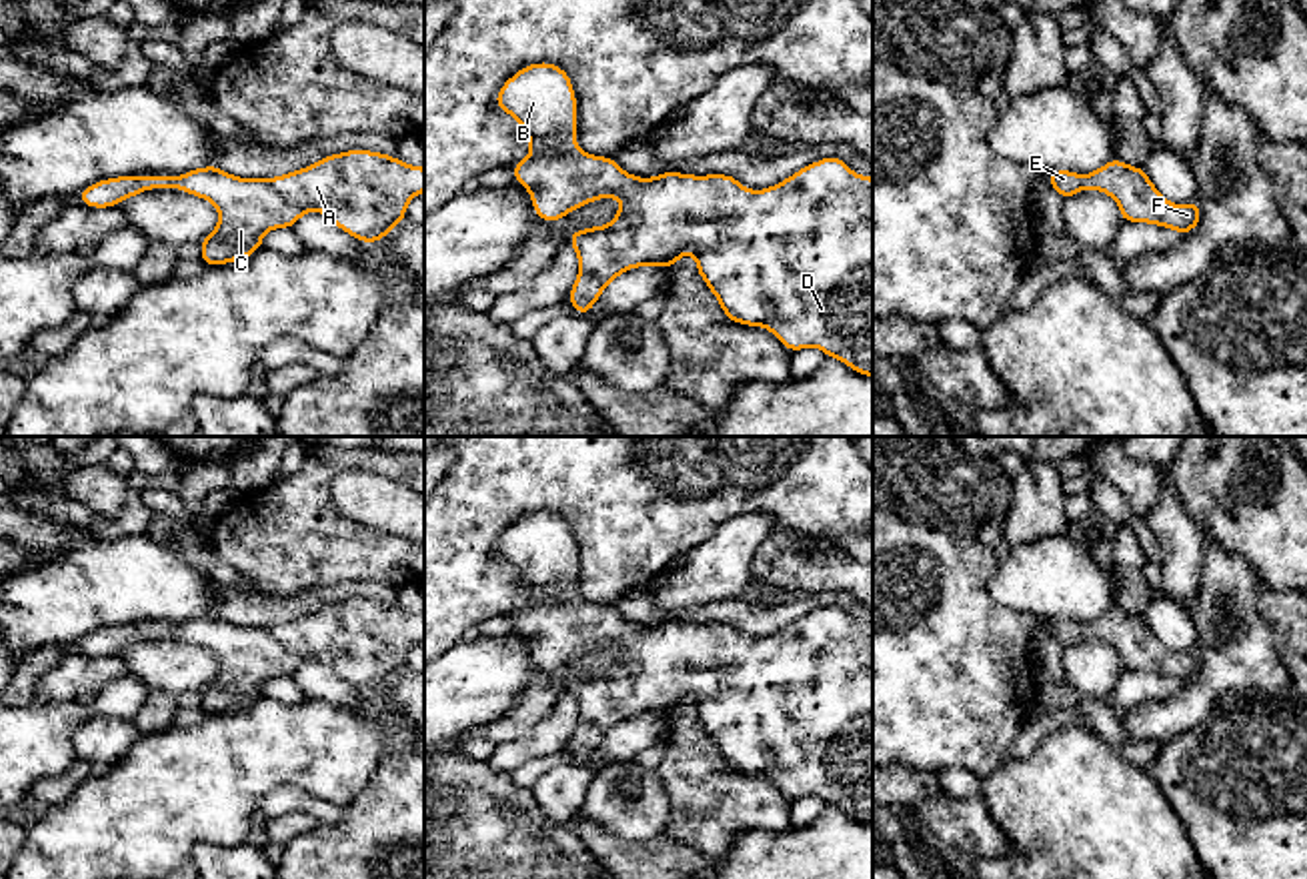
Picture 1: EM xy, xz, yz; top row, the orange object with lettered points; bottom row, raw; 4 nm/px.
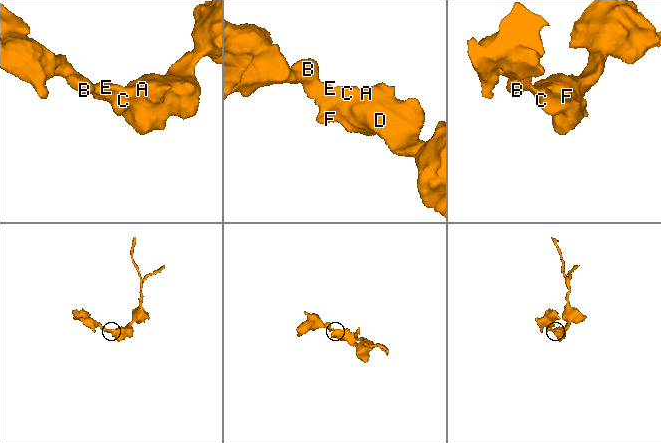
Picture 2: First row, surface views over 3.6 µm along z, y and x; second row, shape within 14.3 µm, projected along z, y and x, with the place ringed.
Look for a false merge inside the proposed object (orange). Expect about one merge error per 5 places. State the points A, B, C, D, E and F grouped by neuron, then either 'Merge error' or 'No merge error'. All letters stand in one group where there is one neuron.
Groups: A B C D E F. No merge error

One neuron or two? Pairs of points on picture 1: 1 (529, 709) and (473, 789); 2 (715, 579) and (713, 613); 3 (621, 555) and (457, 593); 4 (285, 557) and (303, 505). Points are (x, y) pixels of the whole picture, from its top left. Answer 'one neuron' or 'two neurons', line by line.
1: two neurons
2: two neurons
3: one neuron
4: one neuron

